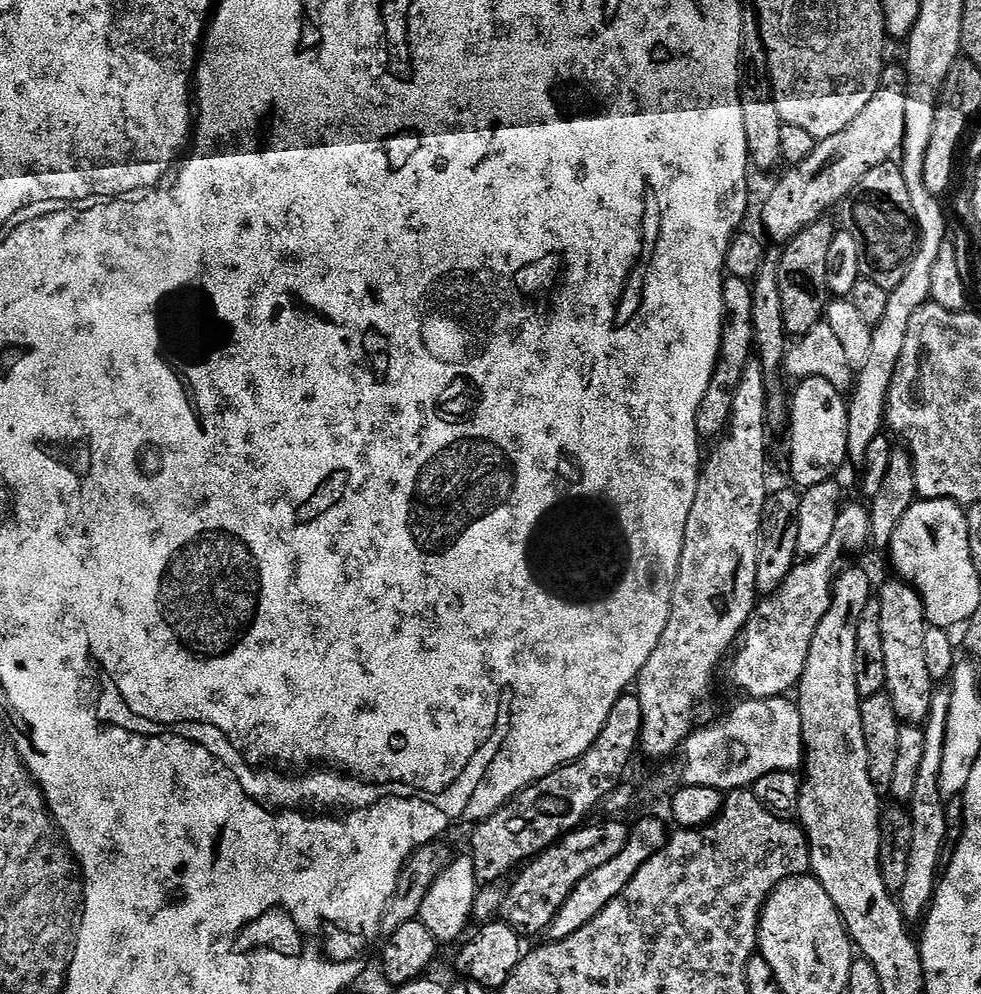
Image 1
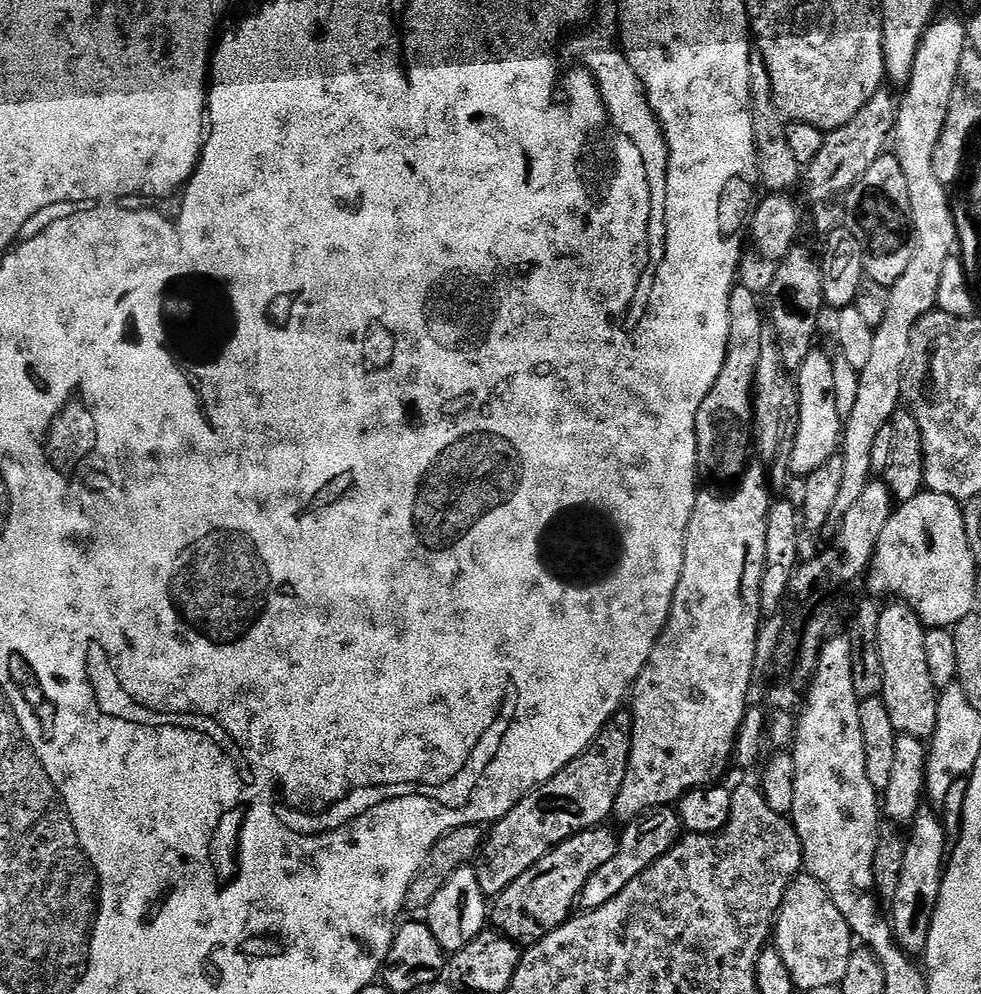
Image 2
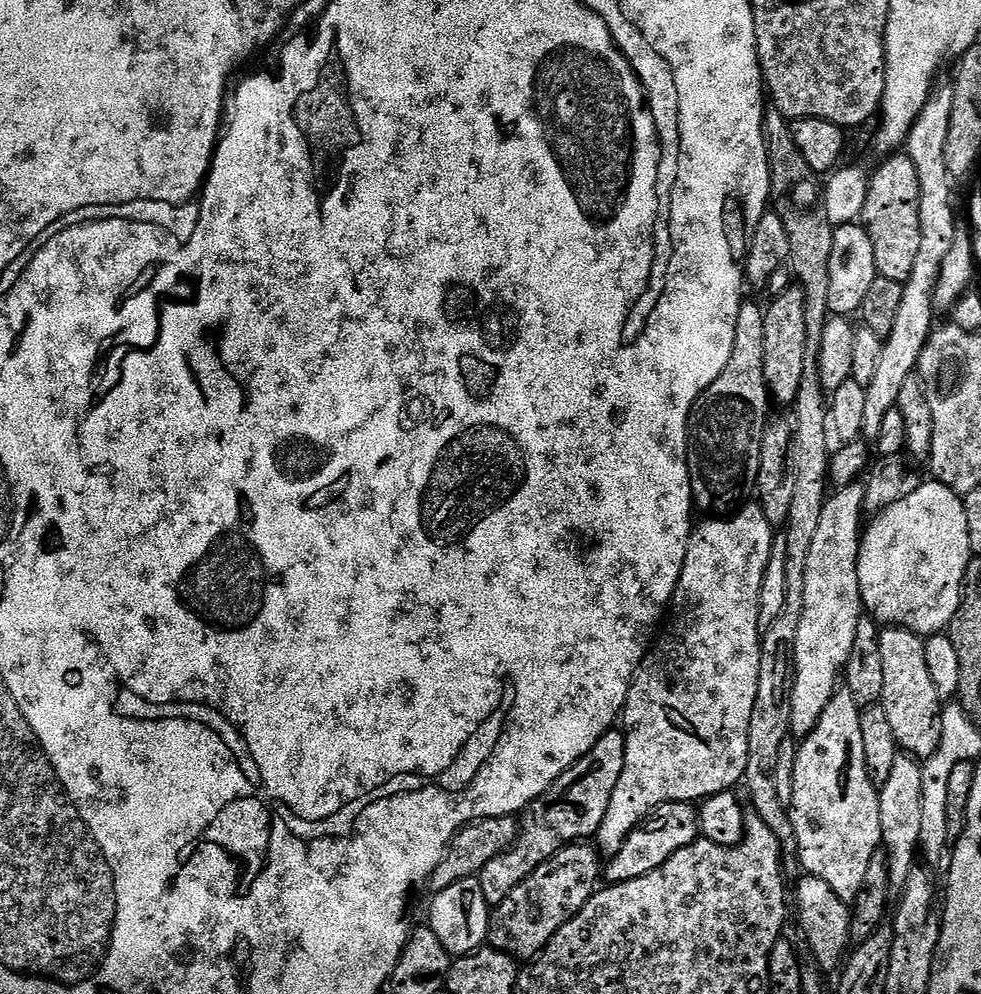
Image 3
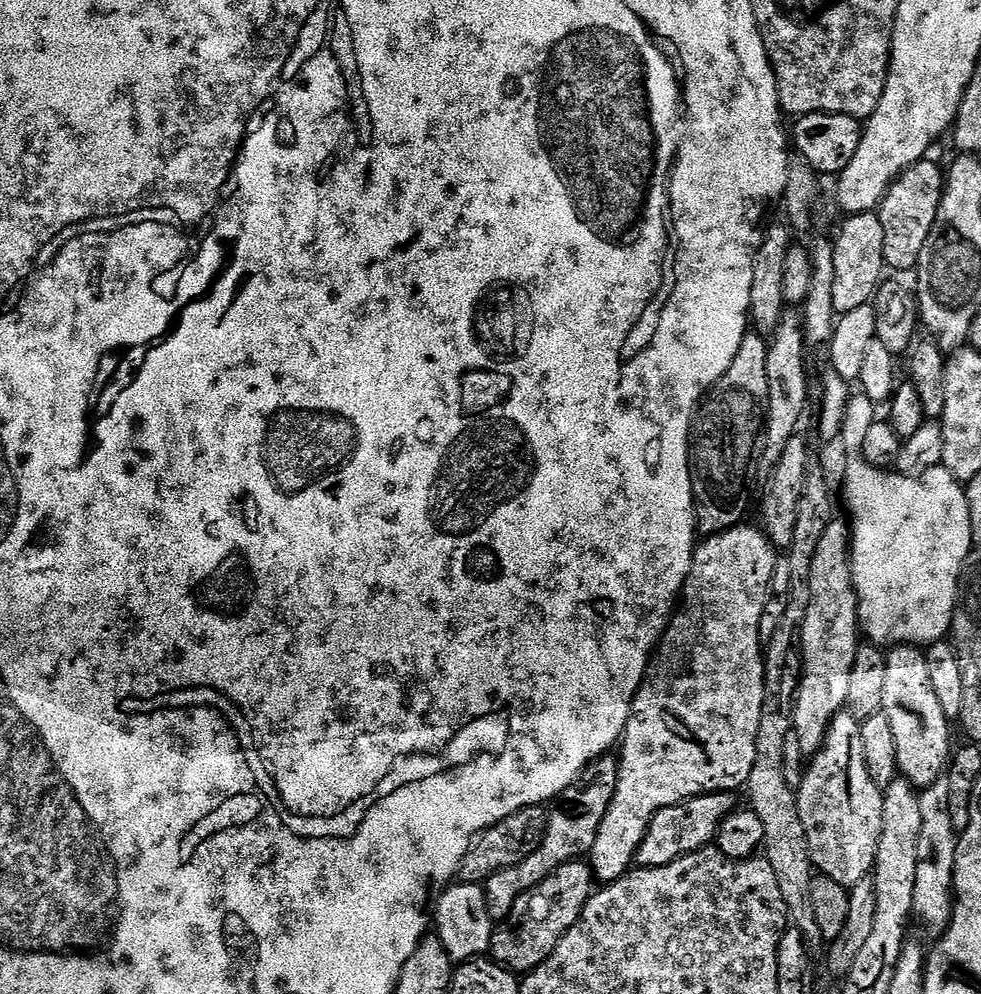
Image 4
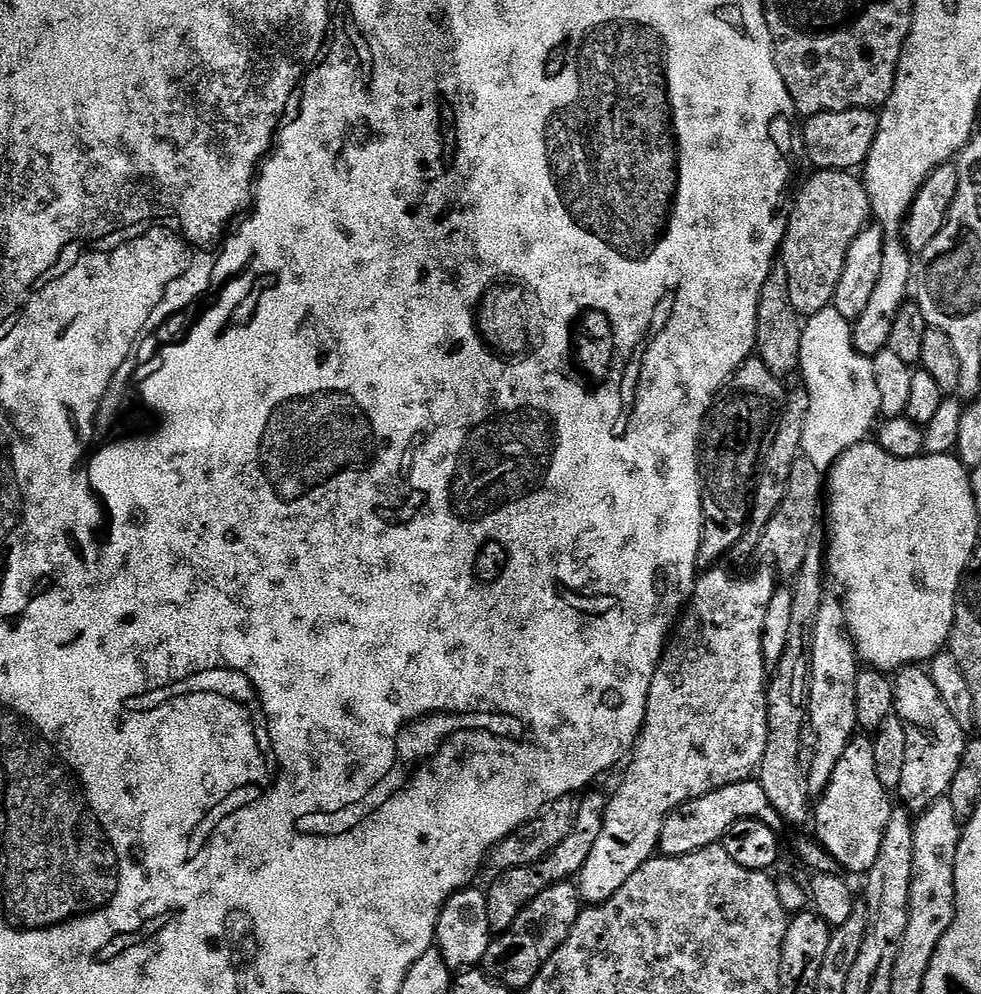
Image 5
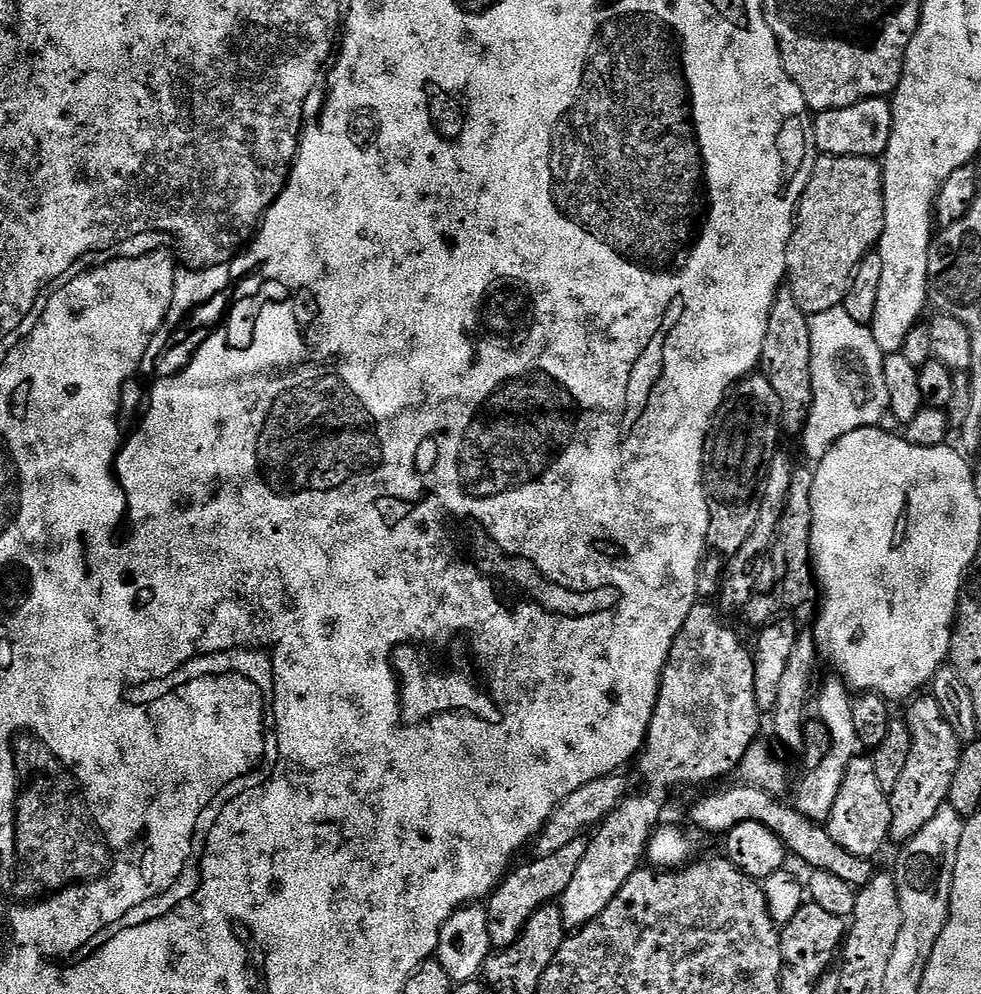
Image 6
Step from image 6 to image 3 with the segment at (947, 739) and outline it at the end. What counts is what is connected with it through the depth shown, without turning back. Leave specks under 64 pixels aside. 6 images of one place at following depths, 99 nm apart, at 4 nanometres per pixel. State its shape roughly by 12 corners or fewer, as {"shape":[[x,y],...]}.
{"shape":[[881,631],[882,698],[896,747],[938,750],[942,701],[925,641]]}

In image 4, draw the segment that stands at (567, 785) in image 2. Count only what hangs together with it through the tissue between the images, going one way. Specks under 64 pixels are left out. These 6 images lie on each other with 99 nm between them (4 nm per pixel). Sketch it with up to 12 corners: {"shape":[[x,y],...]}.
{"shape":[[600,756],[551,801],[544,841],[483,881],[504,921],[559,864],[591,853],[610,810],[617,757]]}

